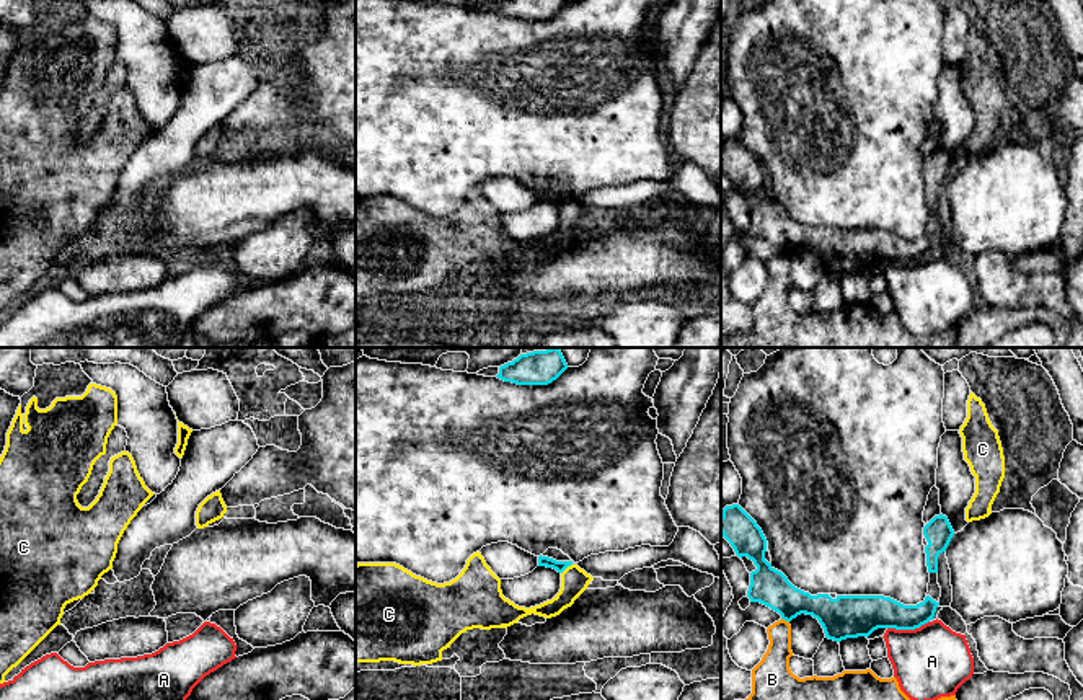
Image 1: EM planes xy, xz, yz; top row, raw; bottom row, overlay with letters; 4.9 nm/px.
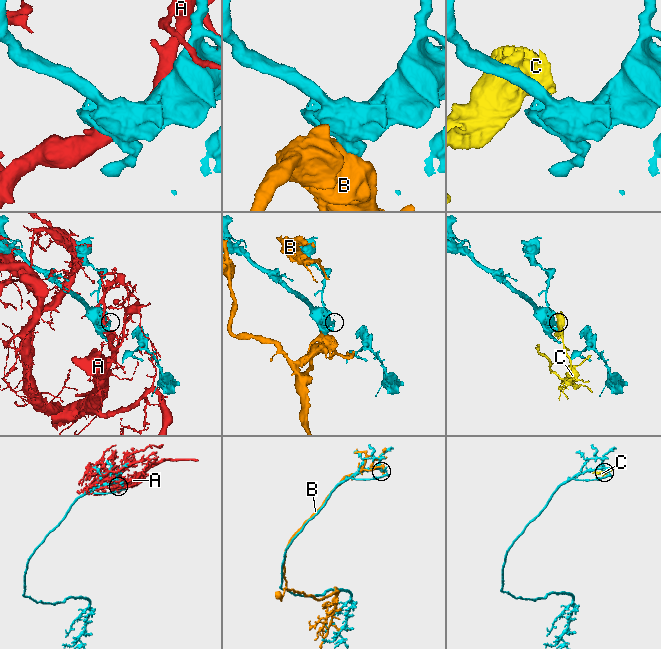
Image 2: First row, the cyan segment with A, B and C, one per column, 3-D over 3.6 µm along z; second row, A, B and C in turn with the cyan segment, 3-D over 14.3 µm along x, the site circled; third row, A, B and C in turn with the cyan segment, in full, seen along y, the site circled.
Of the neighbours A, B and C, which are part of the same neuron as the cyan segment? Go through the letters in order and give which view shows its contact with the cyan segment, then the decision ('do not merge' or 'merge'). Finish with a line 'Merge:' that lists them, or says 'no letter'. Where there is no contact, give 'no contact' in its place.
A: meets cyan in yz; do not merge
B: meets cyan in yz; do not merge
C: meets cyan in xz; do not merge
Merge: no letter

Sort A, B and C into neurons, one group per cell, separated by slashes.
A / B / C

